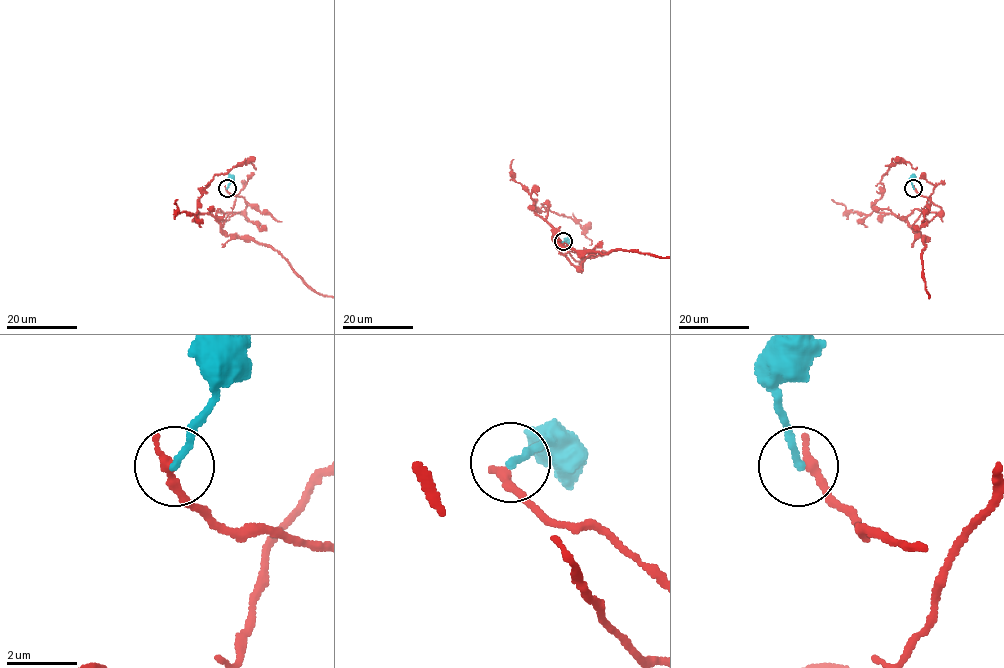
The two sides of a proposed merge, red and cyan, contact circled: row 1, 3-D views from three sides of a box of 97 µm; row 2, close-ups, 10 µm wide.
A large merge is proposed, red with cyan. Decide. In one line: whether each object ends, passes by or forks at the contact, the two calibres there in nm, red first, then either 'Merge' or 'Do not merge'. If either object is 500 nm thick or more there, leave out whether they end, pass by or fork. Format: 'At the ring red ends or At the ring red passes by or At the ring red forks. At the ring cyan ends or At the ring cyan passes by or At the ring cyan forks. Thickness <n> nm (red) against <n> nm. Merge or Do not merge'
At the ring red ends. At the ring cyan ends. Thickness 320 nm (red) against 190 nm. Do not merge

